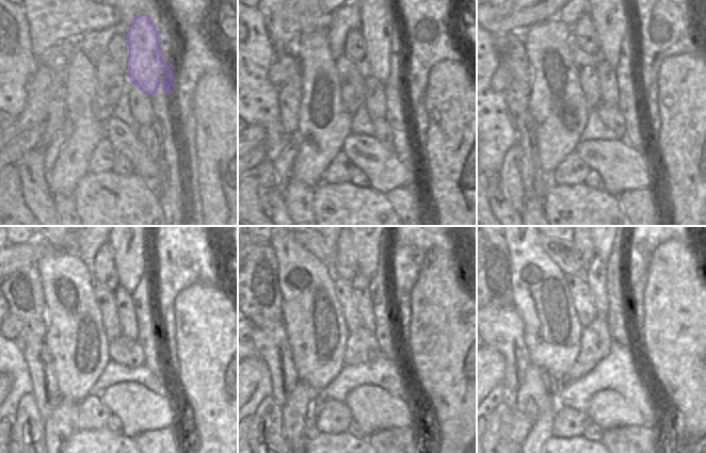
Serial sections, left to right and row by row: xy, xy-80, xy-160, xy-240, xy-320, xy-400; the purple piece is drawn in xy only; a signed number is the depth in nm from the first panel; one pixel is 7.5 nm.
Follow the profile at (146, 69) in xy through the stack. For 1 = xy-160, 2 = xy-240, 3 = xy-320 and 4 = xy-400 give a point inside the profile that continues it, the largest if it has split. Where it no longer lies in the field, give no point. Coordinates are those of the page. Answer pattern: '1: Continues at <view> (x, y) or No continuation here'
1: Continues at xy-160 (608, 9)
2: Continues at xy-240 (129, 248)
3: Continues at xy-320 (366, 247)
4: Continues at xy-400 (603, 247)

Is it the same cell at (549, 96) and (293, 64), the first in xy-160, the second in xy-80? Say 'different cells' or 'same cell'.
different cells

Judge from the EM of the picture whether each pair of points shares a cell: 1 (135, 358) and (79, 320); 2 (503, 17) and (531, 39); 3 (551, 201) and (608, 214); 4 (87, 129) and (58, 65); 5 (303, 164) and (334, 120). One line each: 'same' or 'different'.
1: different
2: different
3: same
4: different
5: same

